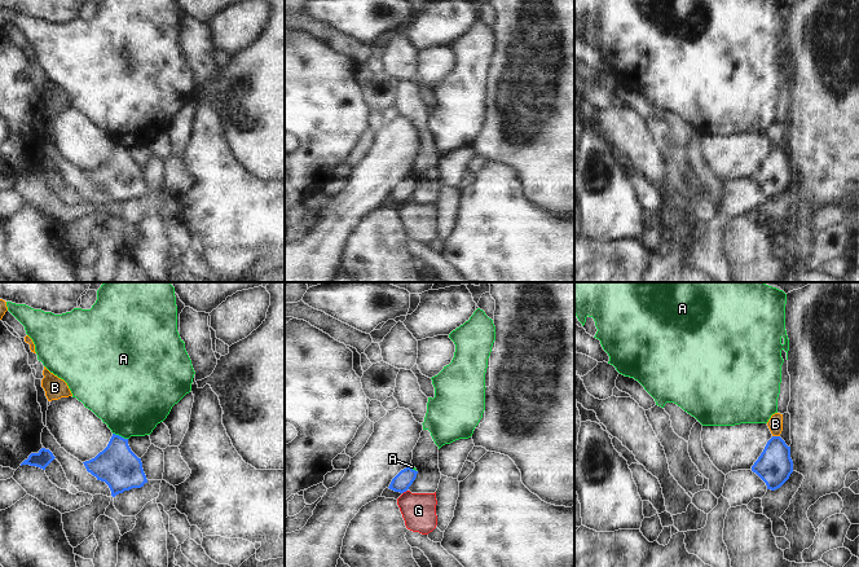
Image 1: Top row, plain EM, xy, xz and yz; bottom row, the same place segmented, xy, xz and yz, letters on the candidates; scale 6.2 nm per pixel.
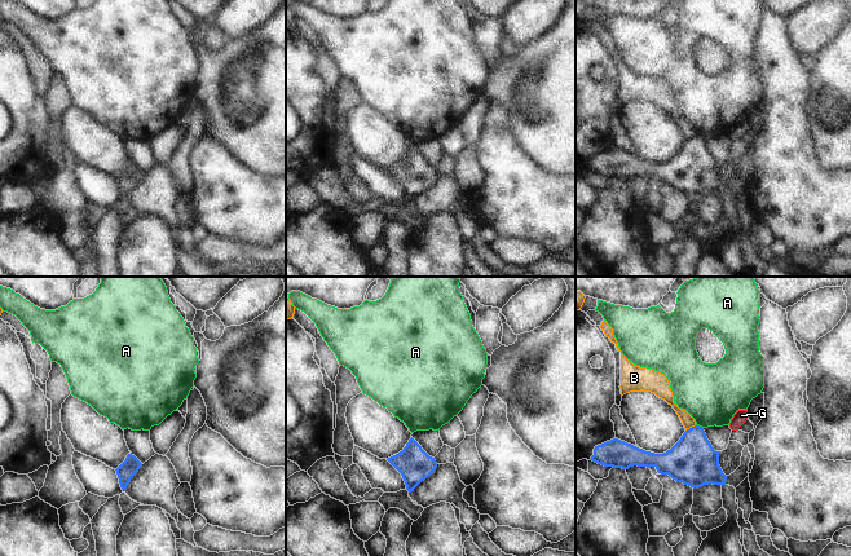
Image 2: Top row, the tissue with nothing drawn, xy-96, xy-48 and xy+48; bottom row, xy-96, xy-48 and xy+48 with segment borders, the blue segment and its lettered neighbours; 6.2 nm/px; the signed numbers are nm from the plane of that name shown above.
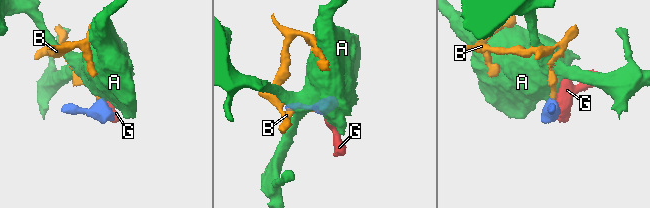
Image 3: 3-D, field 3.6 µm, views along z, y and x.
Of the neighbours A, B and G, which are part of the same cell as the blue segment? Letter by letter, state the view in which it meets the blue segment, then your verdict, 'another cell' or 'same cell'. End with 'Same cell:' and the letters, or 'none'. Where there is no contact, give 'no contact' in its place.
A: xy | another cell
B: yz | another cell
G: xz | another cell
Same cell: none

